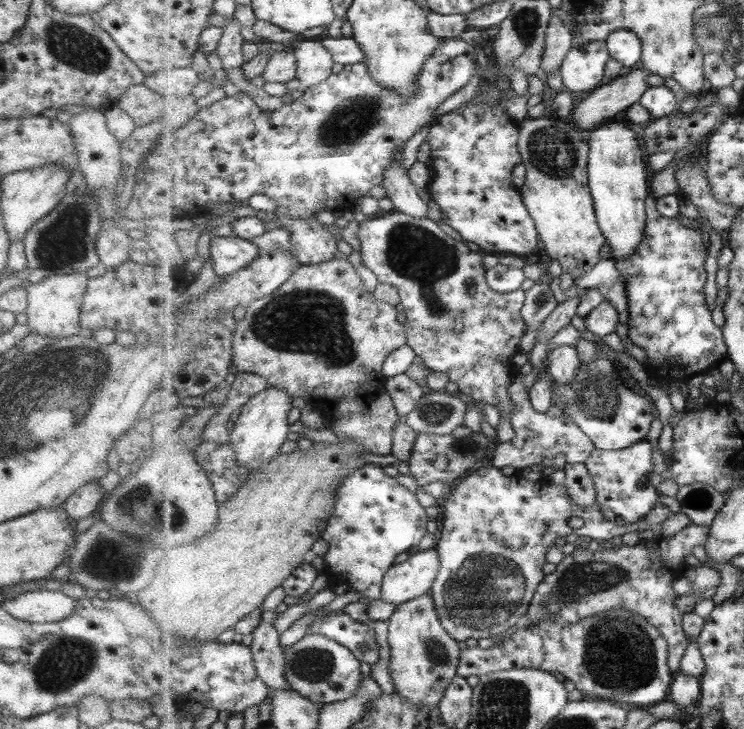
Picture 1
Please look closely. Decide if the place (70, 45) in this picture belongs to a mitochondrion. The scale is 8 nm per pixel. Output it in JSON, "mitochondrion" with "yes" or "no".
{"mitochondrion":"yes"}

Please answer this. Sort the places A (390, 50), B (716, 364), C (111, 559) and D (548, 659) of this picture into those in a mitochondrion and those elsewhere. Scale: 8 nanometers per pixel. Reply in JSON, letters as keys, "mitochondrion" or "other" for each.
{"A":"mitochondrion","B":"other","C":"mitochondrion","D":"other"}

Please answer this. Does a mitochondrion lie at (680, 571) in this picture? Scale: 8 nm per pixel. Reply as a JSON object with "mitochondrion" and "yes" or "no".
{"mitochondrion":"no"}

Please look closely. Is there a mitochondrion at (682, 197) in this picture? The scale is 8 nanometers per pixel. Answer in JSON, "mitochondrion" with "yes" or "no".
{"mitochondrion":"no"}

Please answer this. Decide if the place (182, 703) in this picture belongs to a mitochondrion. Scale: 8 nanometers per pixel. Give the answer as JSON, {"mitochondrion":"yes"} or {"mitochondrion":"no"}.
{"mitochondrion":"no"}

